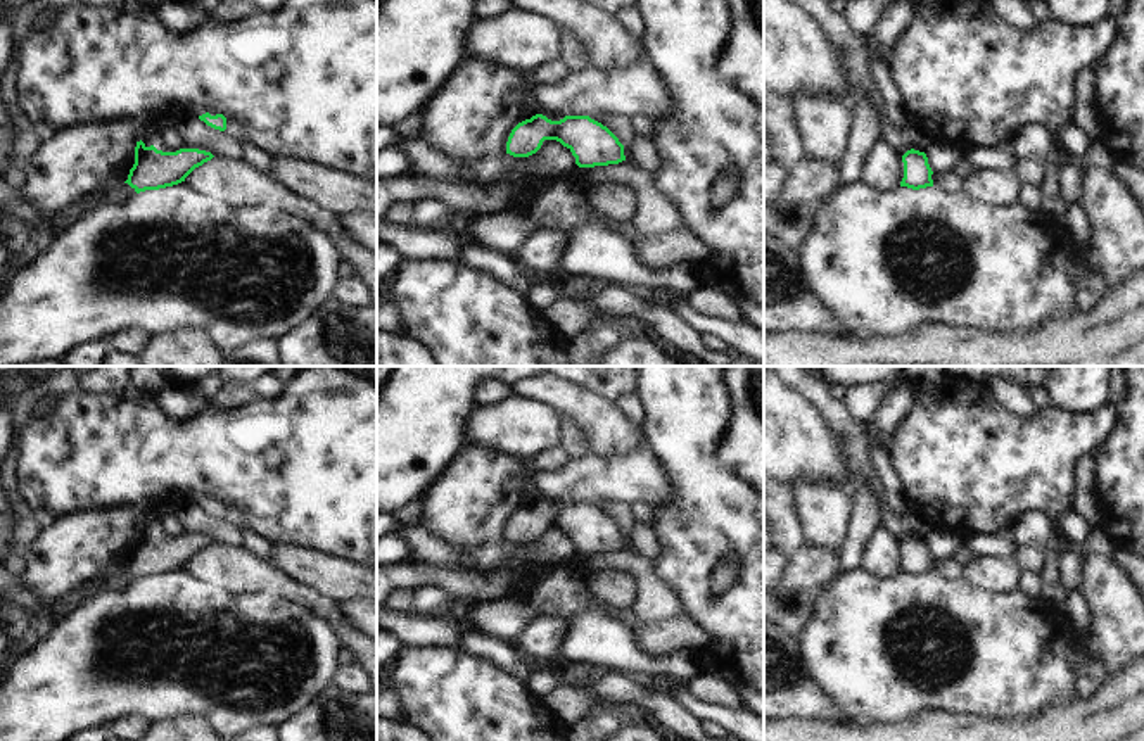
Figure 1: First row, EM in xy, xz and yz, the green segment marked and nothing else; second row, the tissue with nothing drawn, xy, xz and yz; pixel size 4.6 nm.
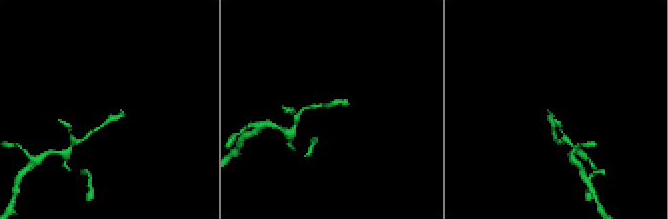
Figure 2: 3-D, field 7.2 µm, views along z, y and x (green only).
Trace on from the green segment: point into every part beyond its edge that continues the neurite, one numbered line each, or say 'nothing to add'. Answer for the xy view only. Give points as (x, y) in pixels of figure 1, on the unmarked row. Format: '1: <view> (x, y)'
nothing to add

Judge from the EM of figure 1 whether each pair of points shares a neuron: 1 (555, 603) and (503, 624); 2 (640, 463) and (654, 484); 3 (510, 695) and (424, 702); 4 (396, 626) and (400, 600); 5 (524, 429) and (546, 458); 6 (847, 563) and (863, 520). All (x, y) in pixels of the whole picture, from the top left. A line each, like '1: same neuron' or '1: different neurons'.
1: same neuron
2: same neuron
3: same neuron
4: different neurons
5: different neurons
6: same neuron

